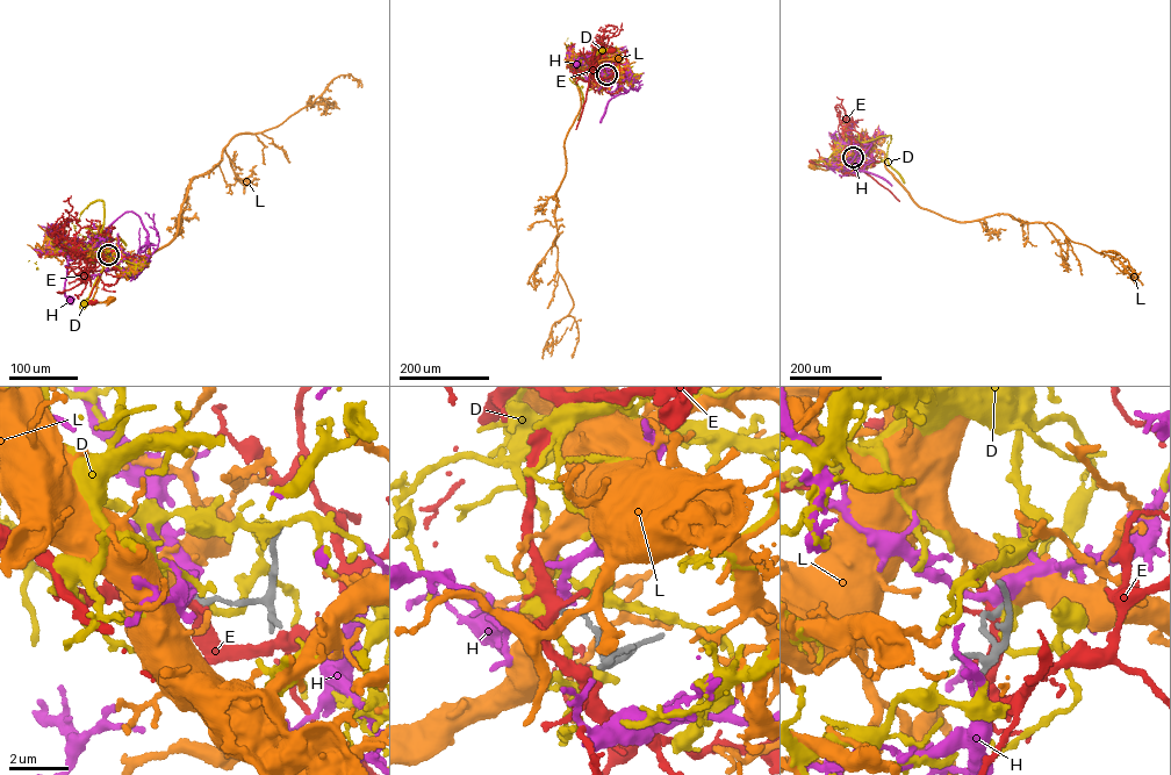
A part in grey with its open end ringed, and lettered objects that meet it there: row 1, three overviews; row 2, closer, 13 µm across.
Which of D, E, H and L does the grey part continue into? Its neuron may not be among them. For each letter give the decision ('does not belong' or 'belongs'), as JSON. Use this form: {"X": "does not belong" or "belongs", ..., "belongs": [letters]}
{"D": "does not belong", "E": "does not belong", "H": "does not belong", "L": "belongs", "belongs": ["L"]}

